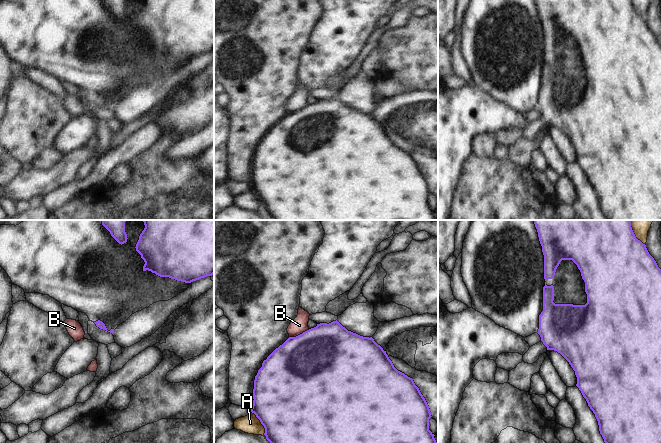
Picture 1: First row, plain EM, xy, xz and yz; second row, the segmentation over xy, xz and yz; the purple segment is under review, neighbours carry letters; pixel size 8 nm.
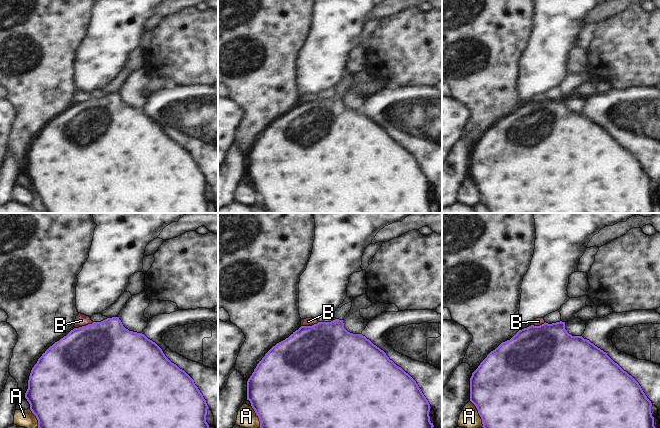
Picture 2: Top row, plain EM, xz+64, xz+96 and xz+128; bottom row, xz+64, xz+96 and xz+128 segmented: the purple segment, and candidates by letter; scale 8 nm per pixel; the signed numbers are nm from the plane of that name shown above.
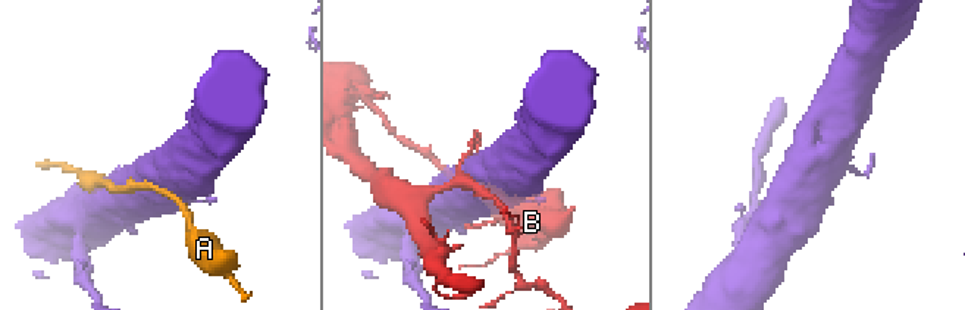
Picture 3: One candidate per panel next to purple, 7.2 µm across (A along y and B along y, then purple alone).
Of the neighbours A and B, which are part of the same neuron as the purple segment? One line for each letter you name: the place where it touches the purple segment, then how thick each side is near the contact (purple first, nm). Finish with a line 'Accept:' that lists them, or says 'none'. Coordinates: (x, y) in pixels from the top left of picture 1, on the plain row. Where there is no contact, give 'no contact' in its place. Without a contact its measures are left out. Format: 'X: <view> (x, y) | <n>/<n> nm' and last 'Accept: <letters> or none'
Accept: none

